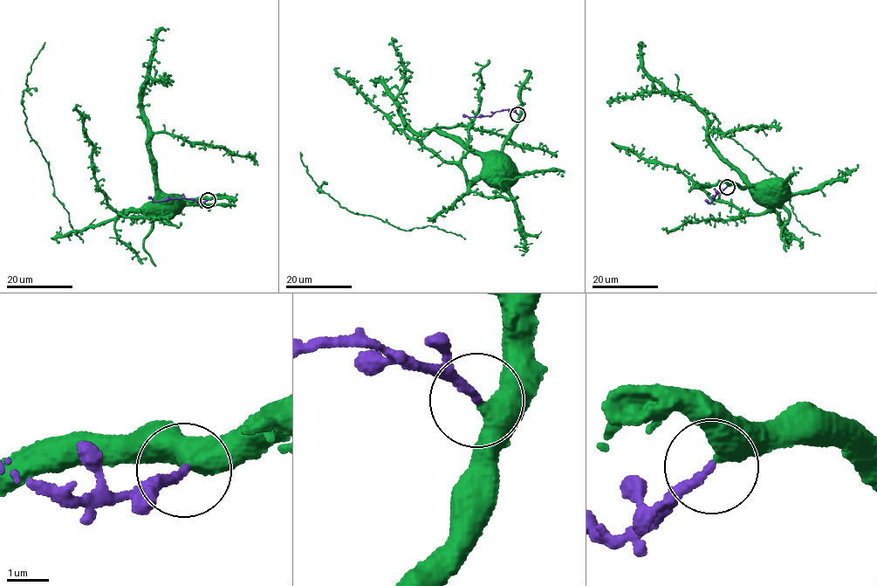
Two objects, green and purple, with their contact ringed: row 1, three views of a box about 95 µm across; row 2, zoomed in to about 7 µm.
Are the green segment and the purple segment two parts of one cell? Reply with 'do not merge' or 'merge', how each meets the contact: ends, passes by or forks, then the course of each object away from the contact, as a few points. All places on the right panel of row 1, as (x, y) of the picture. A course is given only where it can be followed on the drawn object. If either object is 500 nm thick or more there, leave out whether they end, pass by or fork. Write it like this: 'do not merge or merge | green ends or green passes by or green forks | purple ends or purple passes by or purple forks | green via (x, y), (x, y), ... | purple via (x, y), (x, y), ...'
do not merge | green via (726, 186), (746, 187), (775, 181) | purple via (726, 187), (715, 191), (717, 194), (711, 203), (705, 200)

